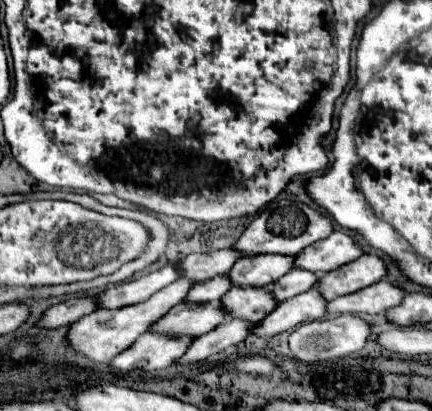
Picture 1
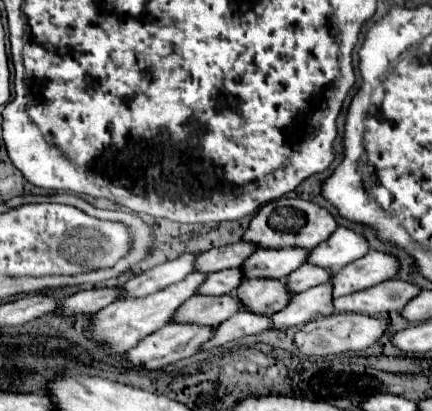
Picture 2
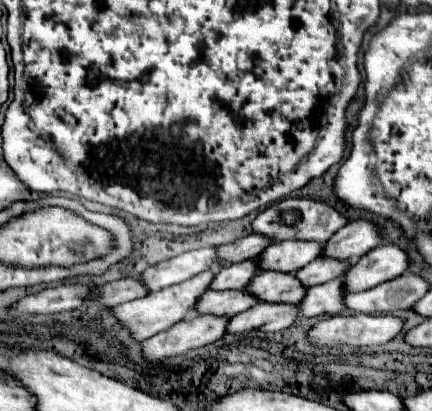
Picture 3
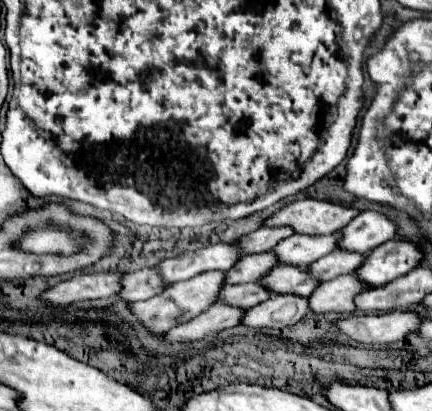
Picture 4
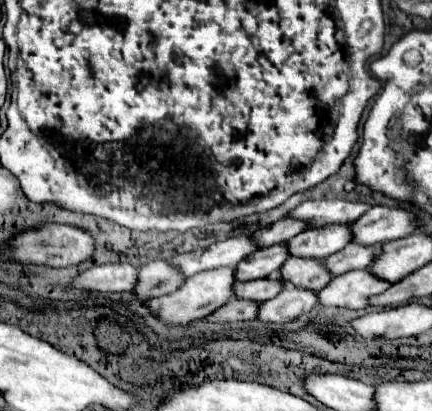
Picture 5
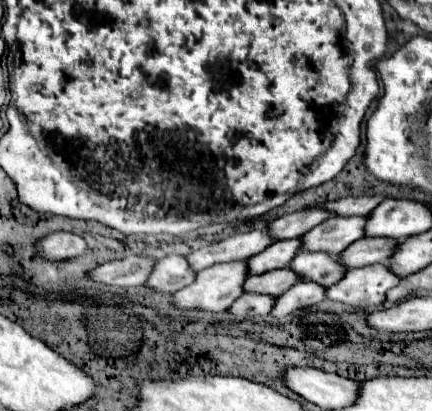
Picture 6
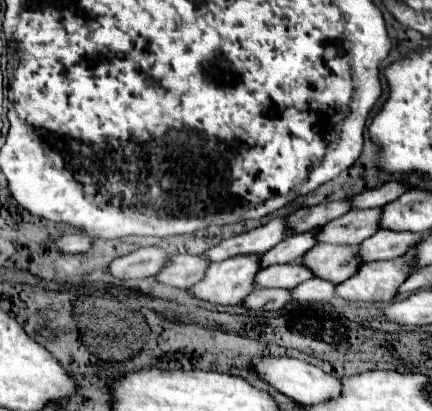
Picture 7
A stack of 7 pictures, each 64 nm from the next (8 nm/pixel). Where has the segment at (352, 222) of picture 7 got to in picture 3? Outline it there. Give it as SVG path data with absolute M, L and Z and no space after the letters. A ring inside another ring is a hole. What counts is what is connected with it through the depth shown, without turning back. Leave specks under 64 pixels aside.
M284 240L280 244L270 244L260 254L262 270L278 270L278 272L296 272L304 268L308 262L322 256L326 242L312 240Z

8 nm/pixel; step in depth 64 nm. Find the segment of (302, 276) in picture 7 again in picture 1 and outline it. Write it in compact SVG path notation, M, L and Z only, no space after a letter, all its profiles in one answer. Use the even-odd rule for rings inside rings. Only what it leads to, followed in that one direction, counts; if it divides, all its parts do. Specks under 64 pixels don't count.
M180 302L162 320L152 326L152 332L164 332L172 336L202 336L224 322L228 312L220 302L216 304L196 304Z

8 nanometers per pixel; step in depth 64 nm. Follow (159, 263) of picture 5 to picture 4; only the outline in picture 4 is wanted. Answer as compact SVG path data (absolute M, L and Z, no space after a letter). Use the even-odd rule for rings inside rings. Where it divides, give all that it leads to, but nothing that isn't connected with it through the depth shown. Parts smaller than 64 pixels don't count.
M142 268L126 274L124 288L120 290L120 298L128 302L138 302L164 292L164 288L168 288L168 284L162 280L156 268Z

